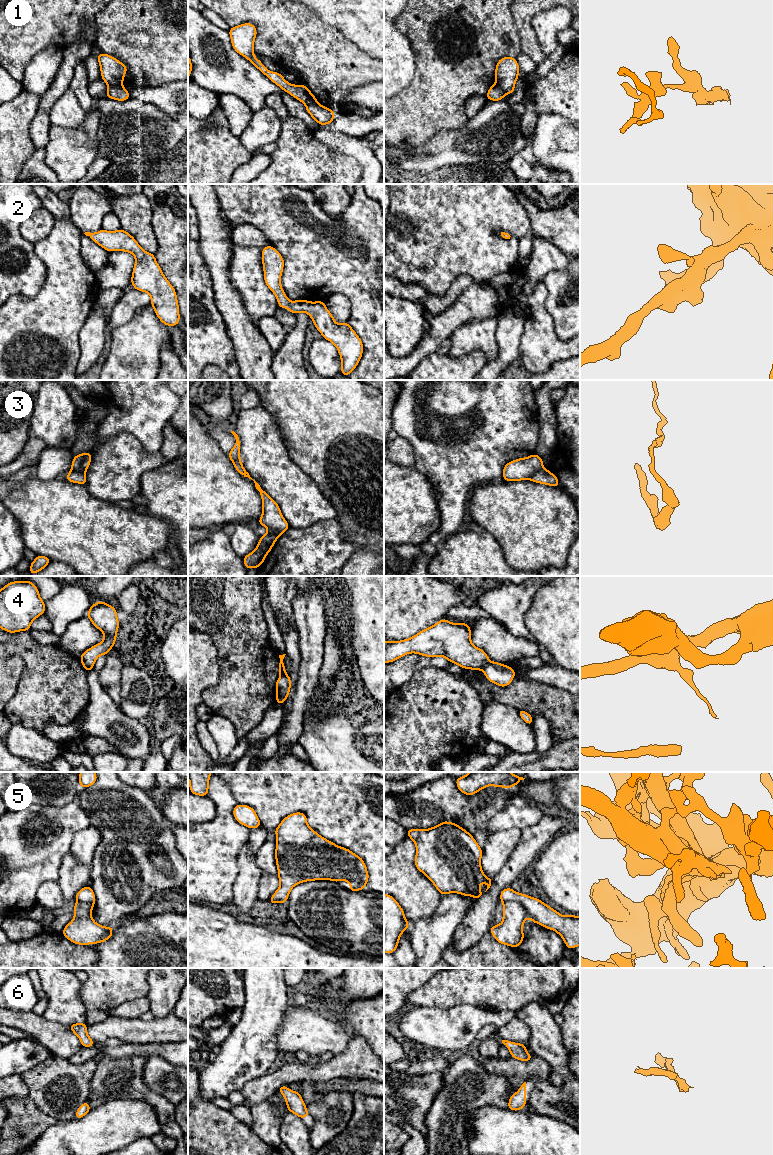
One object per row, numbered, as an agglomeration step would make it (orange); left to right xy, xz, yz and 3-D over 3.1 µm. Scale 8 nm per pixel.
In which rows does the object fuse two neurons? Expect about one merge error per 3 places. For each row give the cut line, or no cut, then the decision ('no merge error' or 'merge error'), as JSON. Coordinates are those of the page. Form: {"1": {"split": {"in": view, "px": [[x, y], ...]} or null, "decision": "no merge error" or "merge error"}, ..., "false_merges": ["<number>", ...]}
{"1": {"split": {"in": "xy", "px": [[108, 85], [122, 87]]}, "decision": "merge error"}, "2": {"split": null, "decision": "no merge error"}, "3": {"split": {"in": "xy", "px": [[71, 469], [84, 473]]}, "decision": "merge error"}, "4": {"split": {"in": "yz", "px": [[489, 661], [481, 669]]}, "decision": "merge error"}, "5": {"split": null, "decision": "no merge error"}, "6": {"split": null, "decision": "no merge error"}, "false_merges": ["1", "3", "4"]}

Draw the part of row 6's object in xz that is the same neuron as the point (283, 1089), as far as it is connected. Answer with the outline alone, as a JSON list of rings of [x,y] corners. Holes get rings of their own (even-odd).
[[[283,1085],[278,1089],[278,1092],[284,1095],[287,1109],[289,1112],[294,1113],[299,1118],[307,1118],[308,1110],[305,1106],[299,1091],[292,1091],[287,1088],[287,1085]]]

